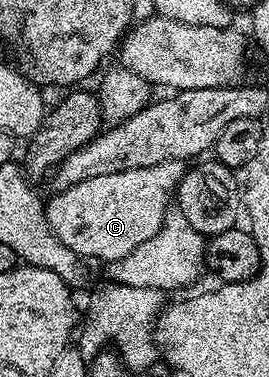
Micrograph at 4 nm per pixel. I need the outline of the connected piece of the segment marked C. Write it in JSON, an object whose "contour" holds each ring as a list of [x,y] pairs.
{"contour":[[[172,161],[156,164],[155,167],[132,168],[131,171],[82,180],[66,191],[55,193],[50,198],[51,202],[45,203],[46,219],[52,232],[56,232],[58,239],[64,244],[68,244],[68,248],[72,248],[72,252],[76,252],[84,260],[102,258],[103,263],[115,262],[128,256],[128,252],[132,252],[132,248],[140,248],[140,244],[144,244],[144,240],[152,240],[152,236],[156,236],[156,232],[160,232],[166,219],[166,211],[175,197],[178,182],[185,171],[185,163]]]}

